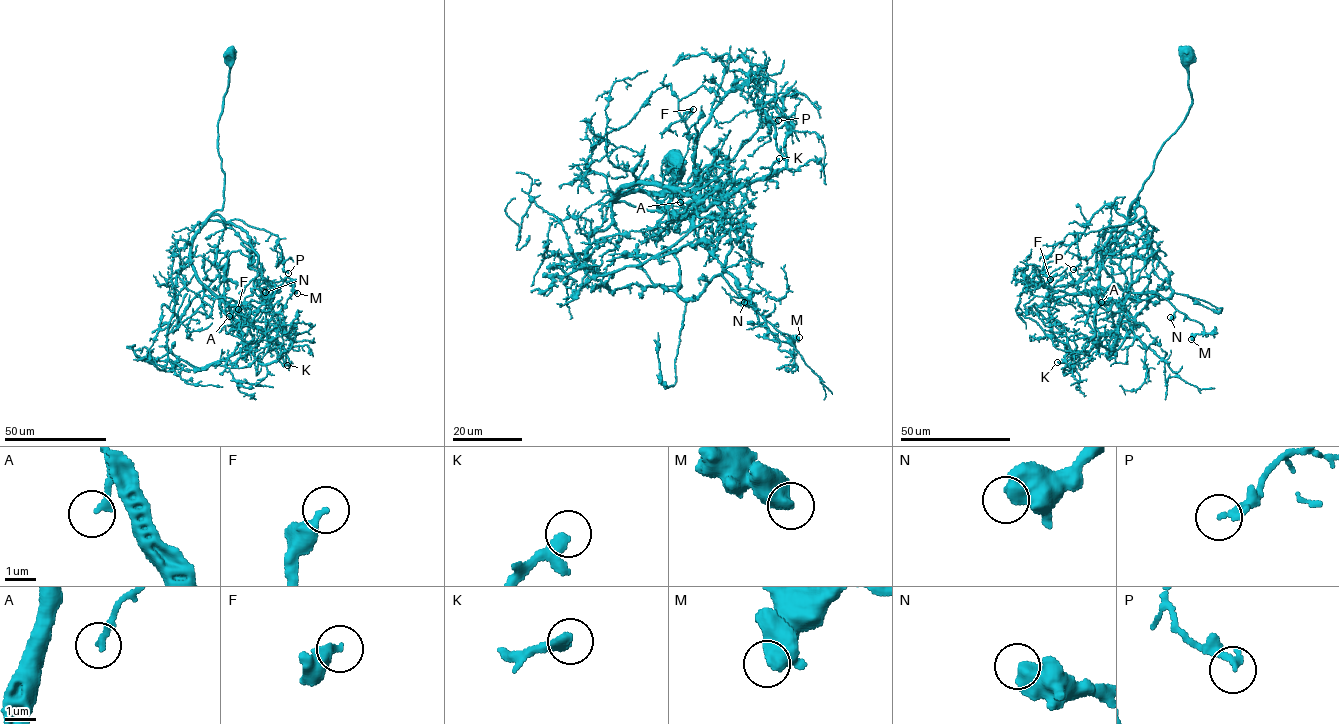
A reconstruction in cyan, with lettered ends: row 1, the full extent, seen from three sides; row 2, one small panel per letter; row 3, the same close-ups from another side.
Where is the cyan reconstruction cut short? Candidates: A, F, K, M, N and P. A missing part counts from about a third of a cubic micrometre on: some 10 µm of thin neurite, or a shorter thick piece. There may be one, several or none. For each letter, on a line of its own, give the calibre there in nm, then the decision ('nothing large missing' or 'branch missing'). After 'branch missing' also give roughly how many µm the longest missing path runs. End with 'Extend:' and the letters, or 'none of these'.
A: 200 nm thick; nothing large missing
F: 320 nm thick; nothing large missing
K: 260 nm thick; branch missing; about 15 µm are missing
M: 440 nm thick; nothing large missing
N: 650 nm thick; nothing large missing
P: 220 nm thick; nothing large missing
Extend: K

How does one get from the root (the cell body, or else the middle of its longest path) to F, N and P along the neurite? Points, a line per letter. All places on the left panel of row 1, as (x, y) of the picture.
F: (231, 53), (218, 122), (224, 202), (195, 236), (191, 266), (237, 306), (233, 327), (238, 309)
N: (231, 53), (218, 122), (224, 202), (212, 214), (245, 231), (258, 257), (254, 284), (269, 281), (265, 292)
P: (231, 53), (218, 122), (224, 202), (193, 230), (205, 221), (237, 219), (277, 235), (288, 273)

